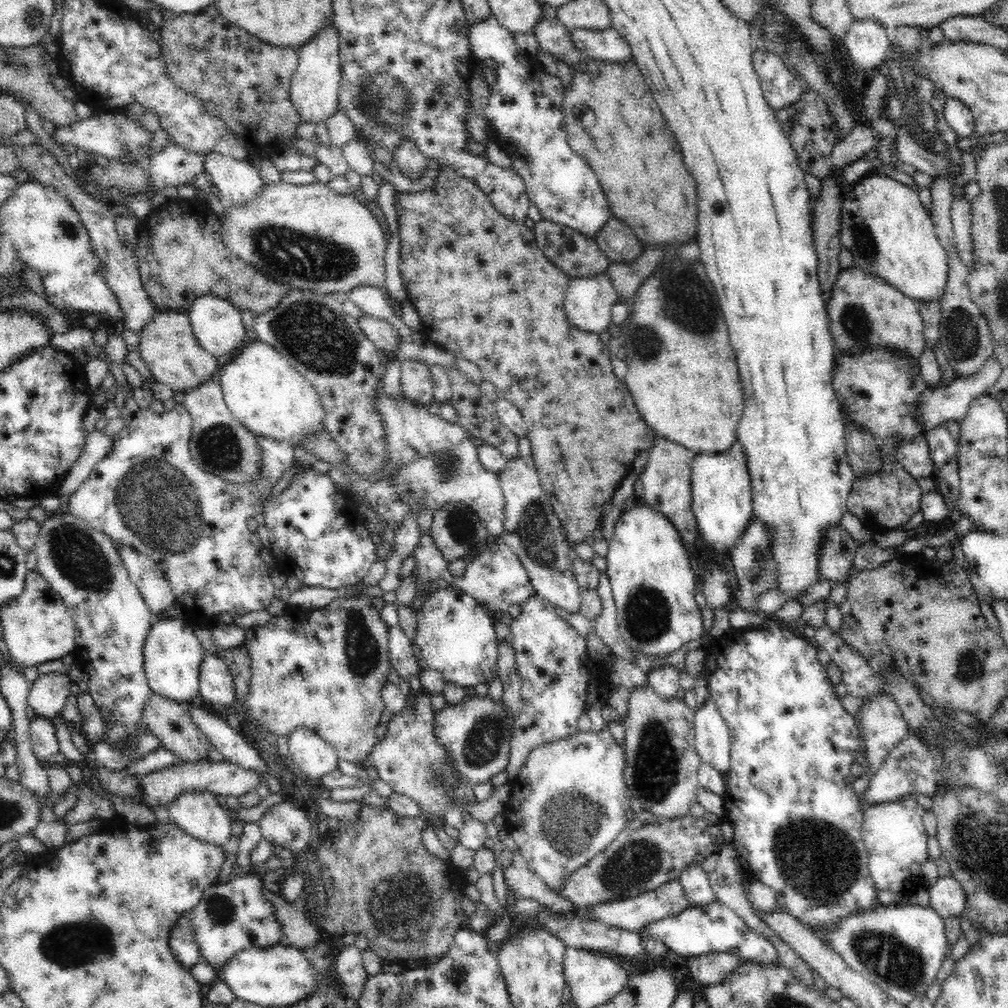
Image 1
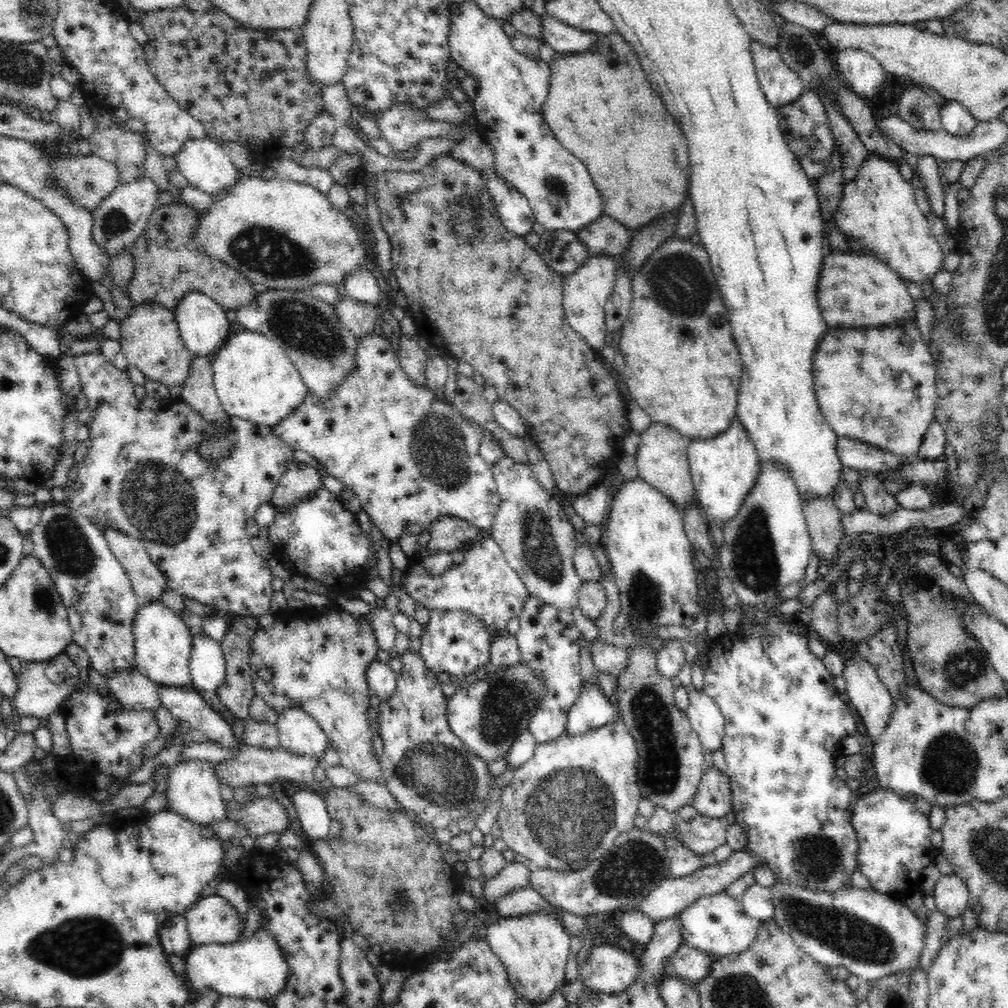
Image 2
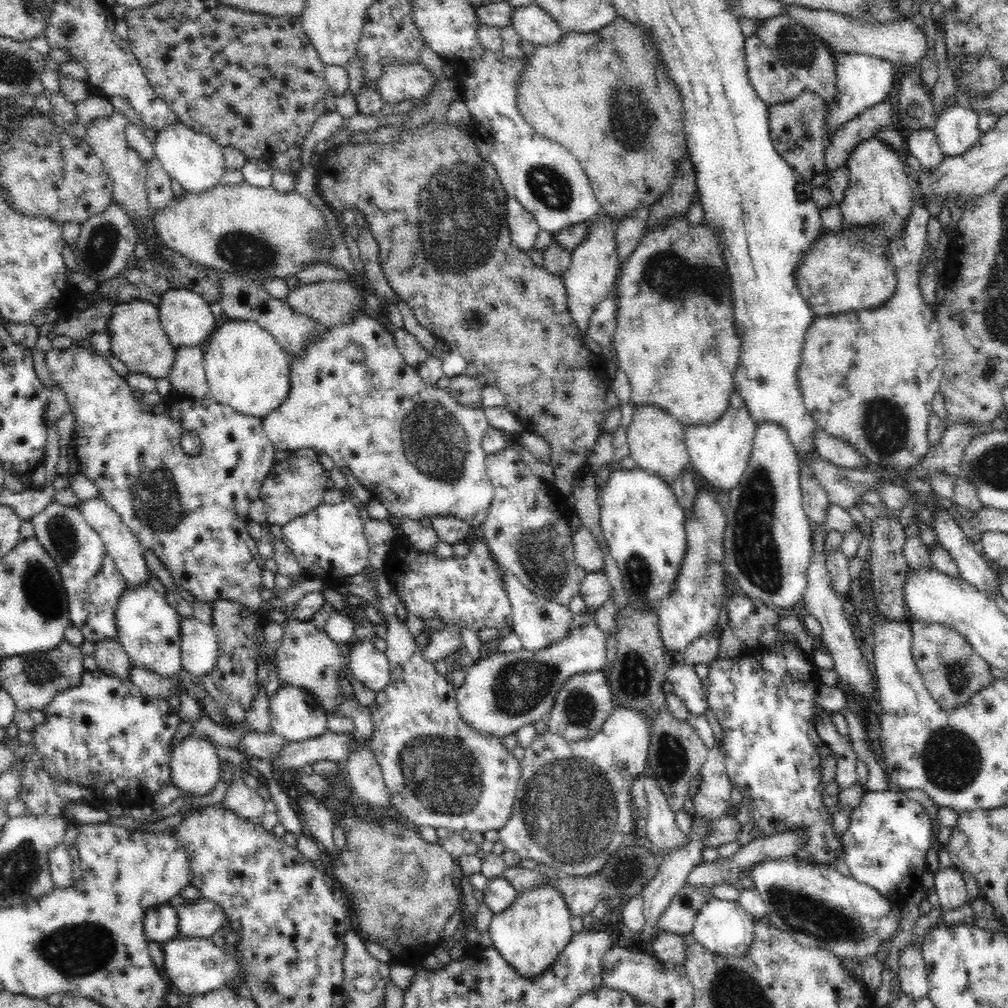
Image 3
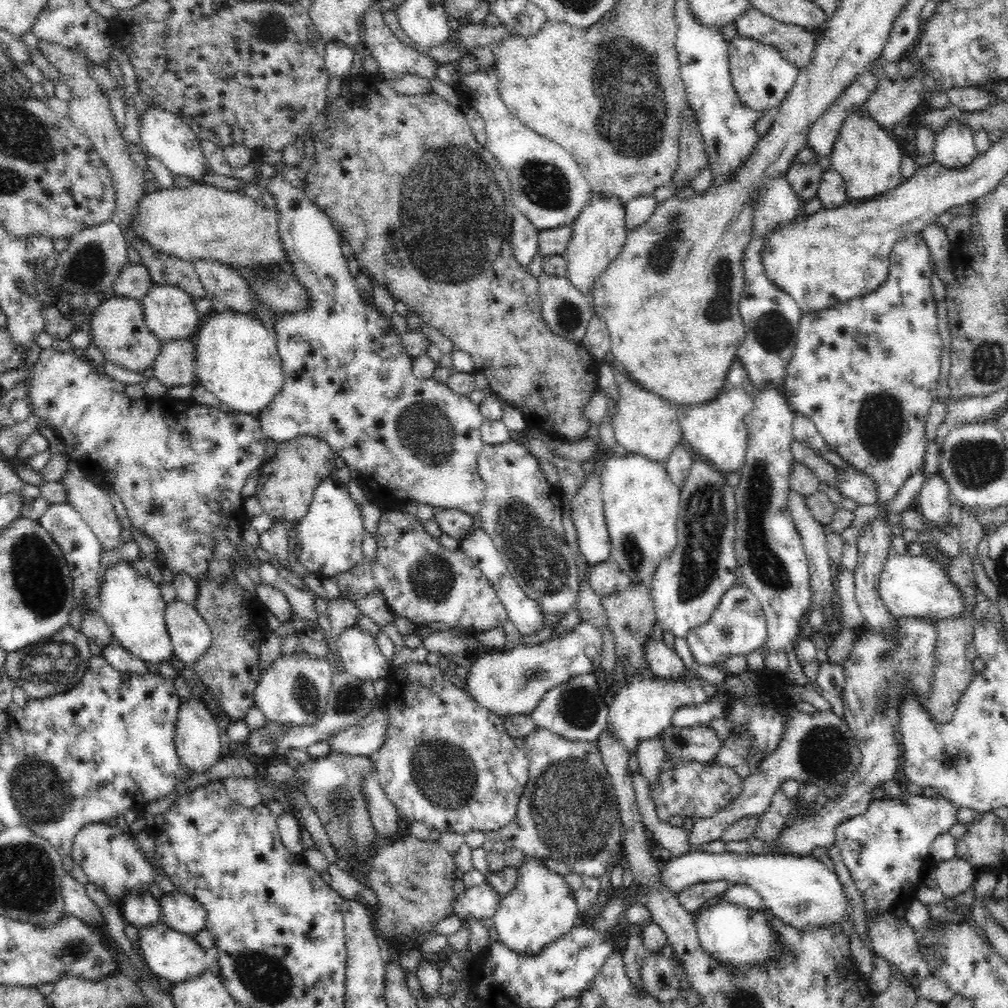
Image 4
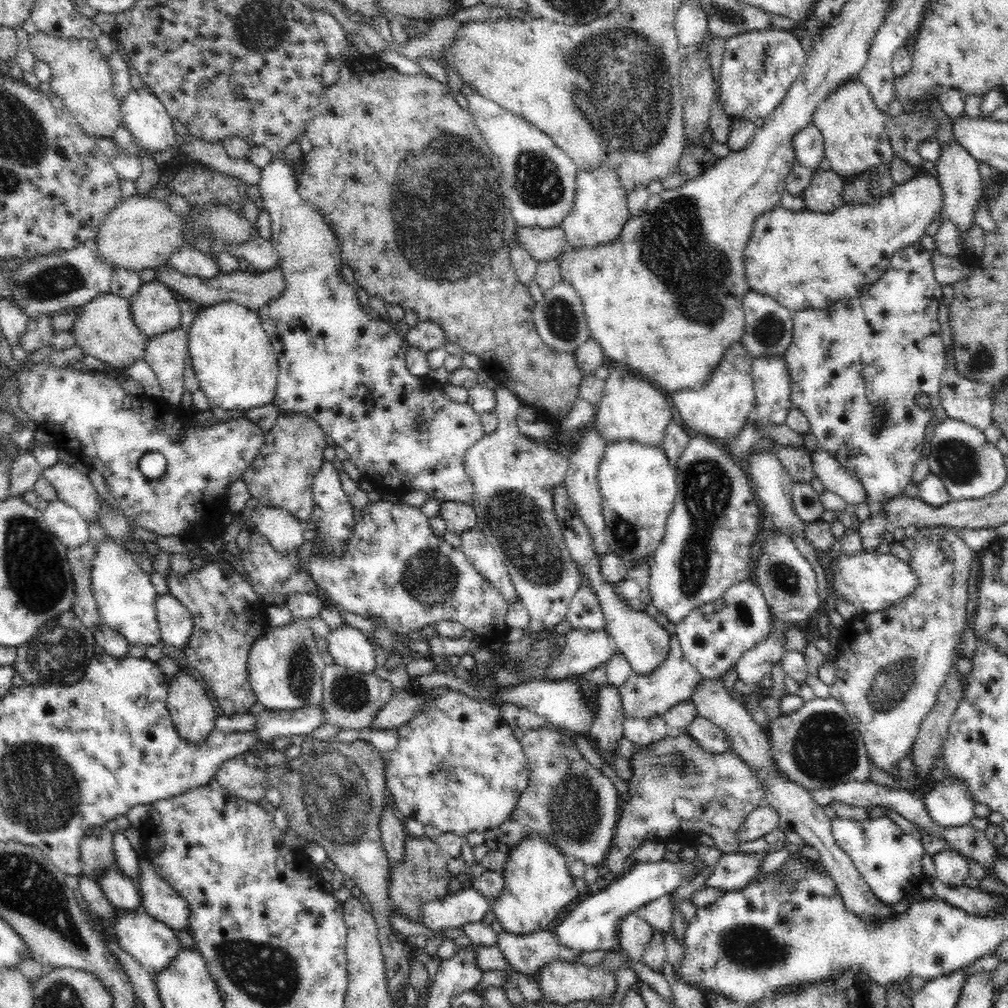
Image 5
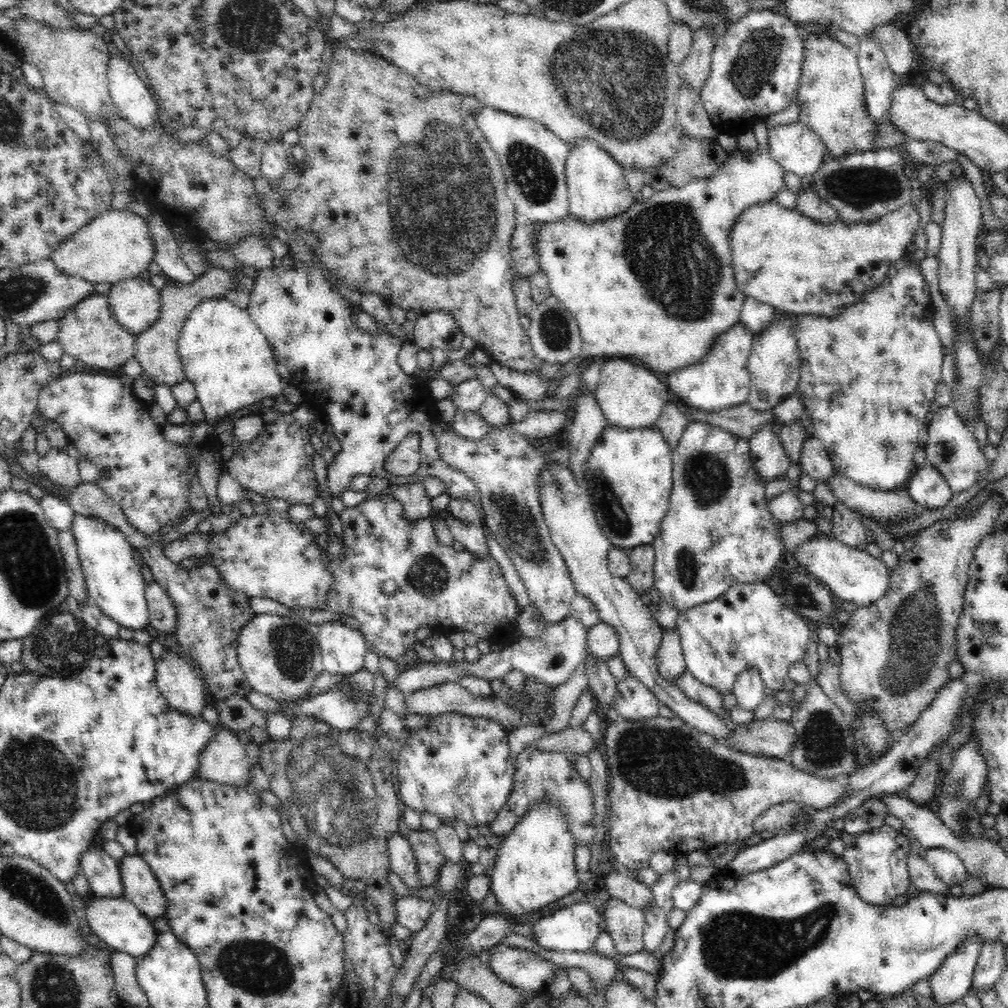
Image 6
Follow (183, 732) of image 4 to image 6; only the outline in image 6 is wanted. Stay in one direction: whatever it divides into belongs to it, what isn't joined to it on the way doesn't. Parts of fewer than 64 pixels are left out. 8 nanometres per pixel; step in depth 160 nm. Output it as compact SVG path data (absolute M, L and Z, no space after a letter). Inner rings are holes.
M166 650L156 661L155 683L172 708L189 716L202 716L206 706L204 682L196 675L187 657Z

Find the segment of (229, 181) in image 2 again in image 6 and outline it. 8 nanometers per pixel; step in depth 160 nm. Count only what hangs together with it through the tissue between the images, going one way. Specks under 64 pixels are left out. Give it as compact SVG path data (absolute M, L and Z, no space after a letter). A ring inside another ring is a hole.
M110 53L106 74L109 94L120 114L134 127L152 128L158 122L158 106L132 65L120 53Z

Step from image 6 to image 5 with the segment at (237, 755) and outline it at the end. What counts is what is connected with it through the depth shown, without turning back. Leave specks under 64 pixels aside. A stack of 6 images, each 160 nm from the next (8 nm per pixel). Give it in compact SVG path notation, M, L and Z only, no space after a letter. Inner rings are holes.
M238 755L223 762L218 767L214 779L232 794L258 803L270 788L265 770L265 765L258 768L250 767L244 760L244 755Z

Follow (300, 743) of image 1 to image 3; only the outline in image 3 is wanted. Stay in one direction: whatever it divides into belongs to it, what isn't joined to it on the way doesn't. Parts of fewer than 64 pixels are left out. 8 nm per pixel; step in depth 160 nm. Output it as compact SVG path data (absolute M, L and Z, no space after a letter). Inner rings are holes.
M280 685L269 698L271 728L288 742L302 742L326 732L327 714L318 697L294 685Z

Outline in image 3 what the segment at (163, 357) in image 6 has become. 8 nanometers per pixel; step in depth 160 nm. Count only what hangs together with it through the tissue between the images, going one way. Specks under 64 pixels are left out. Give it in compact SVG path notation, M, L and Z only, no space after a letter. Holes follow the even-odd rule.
M187 346L176 348L174 362L167 376L172 389L183 394L185 398L203 399L209 387L204 368L203 346Z

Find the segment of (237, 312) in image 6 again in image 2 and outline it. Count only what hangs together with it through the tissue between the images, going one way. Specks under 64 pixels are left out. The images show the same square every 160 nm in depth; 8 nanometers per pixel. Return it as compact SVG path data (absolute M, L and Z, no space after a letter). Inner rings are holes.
M244 328L232 330L225 343L212 356L213 385L223 409L228 415L250 420L258 426L276 427L286 416L292 415L304 402L308 388L298 369L289 359L282 345L268 336Z

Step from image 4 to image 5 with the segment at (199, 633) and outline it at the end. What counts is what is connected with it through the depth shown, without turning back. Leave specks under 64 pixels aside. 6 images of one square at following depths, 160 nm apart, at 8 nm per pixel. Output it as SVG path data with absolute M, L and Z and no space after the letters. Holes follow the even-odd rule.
M170 593L156 597L155 609L161 640L183 650L194 626L190 611Z

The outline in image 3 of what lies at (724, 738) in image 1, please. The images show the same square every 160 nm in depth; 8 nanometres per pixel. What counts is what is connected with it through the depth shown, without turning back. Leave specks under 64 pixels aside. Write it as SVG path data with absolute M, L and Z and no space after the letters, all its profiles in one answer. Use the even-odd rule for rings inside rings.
M675 661L665 670L665 677L672 684L672 693L684 701L690 715L705 715L709 708L707 693L693 666Z

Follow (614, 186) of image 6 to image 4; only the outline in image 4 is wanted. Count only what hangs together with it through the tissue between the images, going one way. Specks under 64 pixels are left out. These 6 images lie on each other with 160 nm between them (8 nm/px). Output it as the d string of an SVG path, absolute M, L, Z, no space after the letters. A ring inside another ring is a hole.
M592 191L590 202L578 213L570 227L573 235L562 254L567 260L567 277L582 295L588 297L594 281L609 267L610 261L618 256L626 242L628 230L624 205L614 197L602 197Z

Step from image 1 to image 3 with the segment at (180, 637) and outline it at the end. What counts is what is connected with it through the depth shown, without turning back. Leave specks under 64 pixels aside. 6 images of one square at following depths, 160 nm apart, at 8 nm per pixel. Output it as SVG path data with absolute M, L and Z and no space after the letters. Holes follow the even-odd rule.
M149 584L126 586L115 608L118 642L131 662L163 677L174 676L183 669L179 639L181 616L167 603L166 596Z

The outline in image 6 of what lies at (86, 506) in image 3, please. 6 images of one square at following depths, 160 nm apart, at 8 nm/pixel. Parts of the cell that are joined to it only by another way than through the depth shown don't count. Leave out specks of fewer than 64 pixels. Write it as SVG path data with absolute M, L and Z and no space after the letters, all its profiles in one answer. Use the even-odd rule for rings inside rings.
M50 450L39 460L39 471L51 482L72 490L82 484L78 462L66 450Z

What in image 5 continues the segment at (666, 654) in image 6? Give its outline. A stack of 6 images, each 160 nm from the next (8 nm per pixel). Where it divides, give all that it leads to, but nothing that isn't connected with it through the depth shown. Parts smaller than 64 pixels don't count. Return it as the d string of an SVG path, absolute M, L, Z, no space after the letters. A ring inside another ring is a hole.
M671 635L669 653L665 661L650 674L642 677L629 678L620 688L622 697L622 709L626 716L633 718L654 718L662 716L672 706L689 700L697 684L704 679L702 675L687 661L681 649L677 635Z

